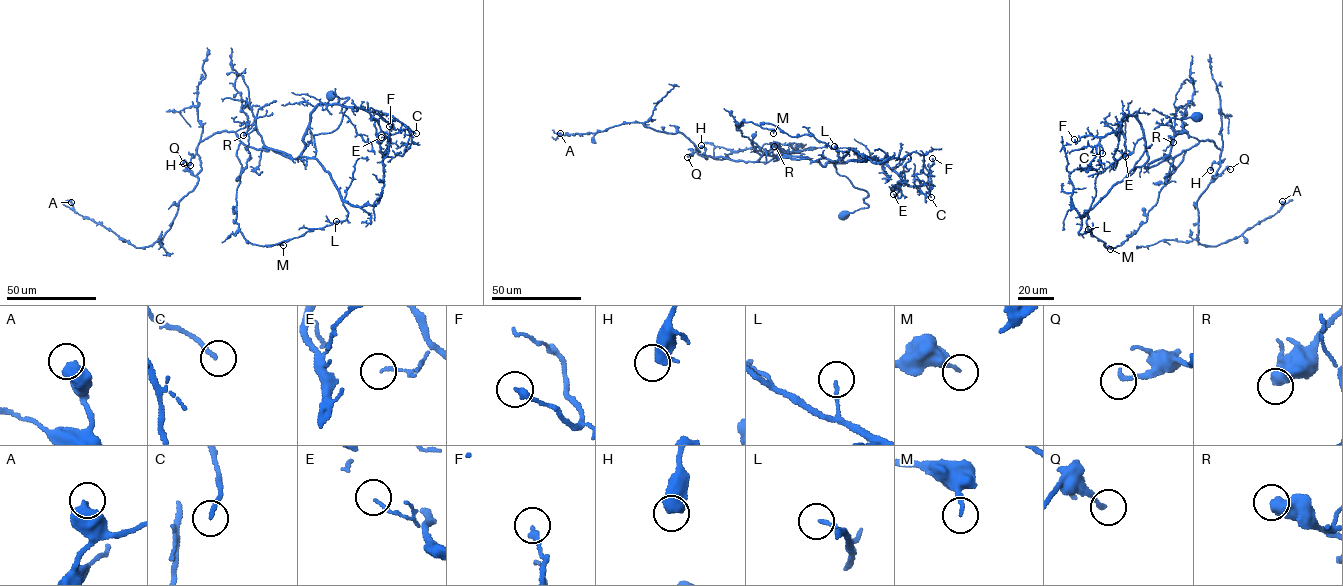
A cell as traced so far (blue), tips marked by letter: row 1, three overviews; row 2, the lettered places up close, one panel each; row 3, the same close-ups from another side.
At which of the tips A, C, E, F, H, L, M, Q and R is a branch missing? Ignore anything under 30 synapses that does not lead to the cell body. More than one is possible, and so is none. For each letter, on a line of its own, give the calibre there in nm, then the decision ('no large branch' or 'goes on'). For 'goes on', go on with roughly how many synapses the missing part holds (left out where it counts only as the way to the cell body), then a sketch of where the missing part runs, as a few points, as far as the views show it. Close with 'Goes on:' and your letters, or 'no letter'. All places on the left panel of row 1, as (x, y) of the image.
A: 600 nm thick; no large branch
C: 170 nm thick; no large branch
E: 90 nm thick; no large branch
F: 240 nm thick; no large branch
H: 600 nm thick; no large branch
L: 100 nm thick; no large branch
M: 180 nm thick; no large branch
Q: 180 nm thick; no large branch
R: 400 nm thick; no large branch
Goes on: no letter

